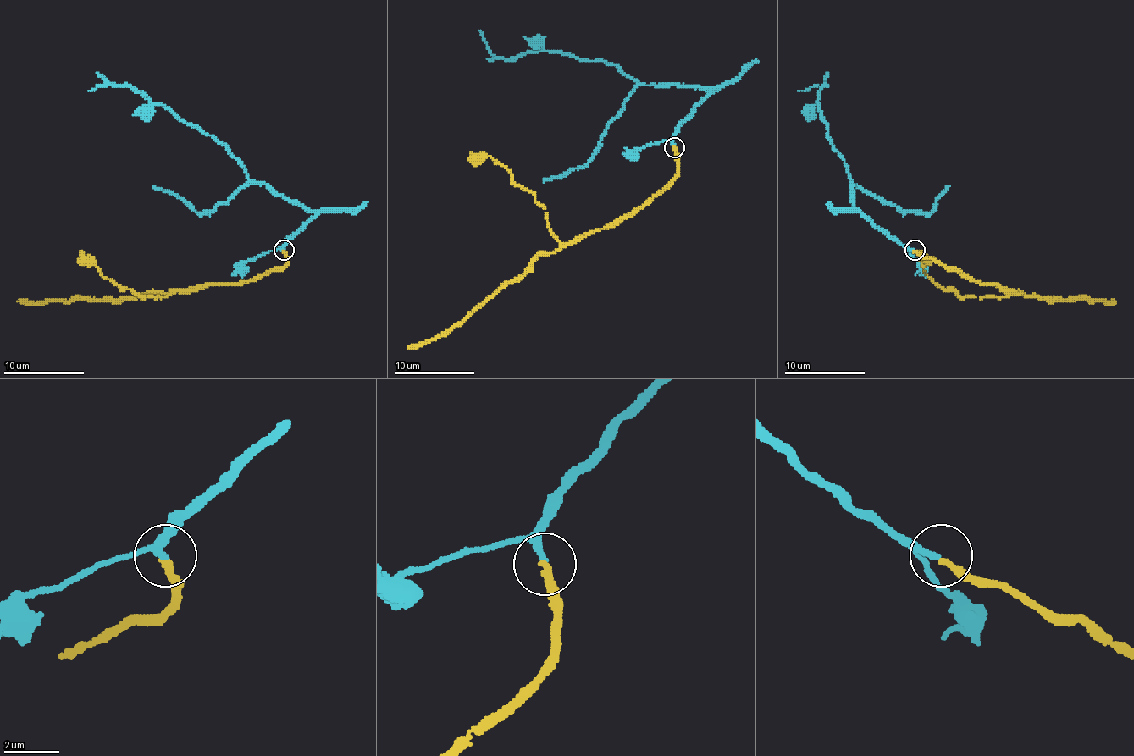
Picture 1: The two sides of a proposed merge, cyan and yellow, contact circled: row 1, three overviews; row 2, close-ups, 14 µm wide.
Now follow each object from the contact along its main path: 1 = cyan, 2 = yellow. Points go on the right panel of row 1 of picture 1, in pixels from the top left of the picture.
1: (915, 251), (898, 245), (856, 210), (848, 165), (832, 145), (818, 105), (818, 95), (826, 85), (798, 91)
2: (915, 251), (974, 281), (996, 285), (1000, 289), (1012, 289), (1048, 299), (1108, 303), (1115, 301)

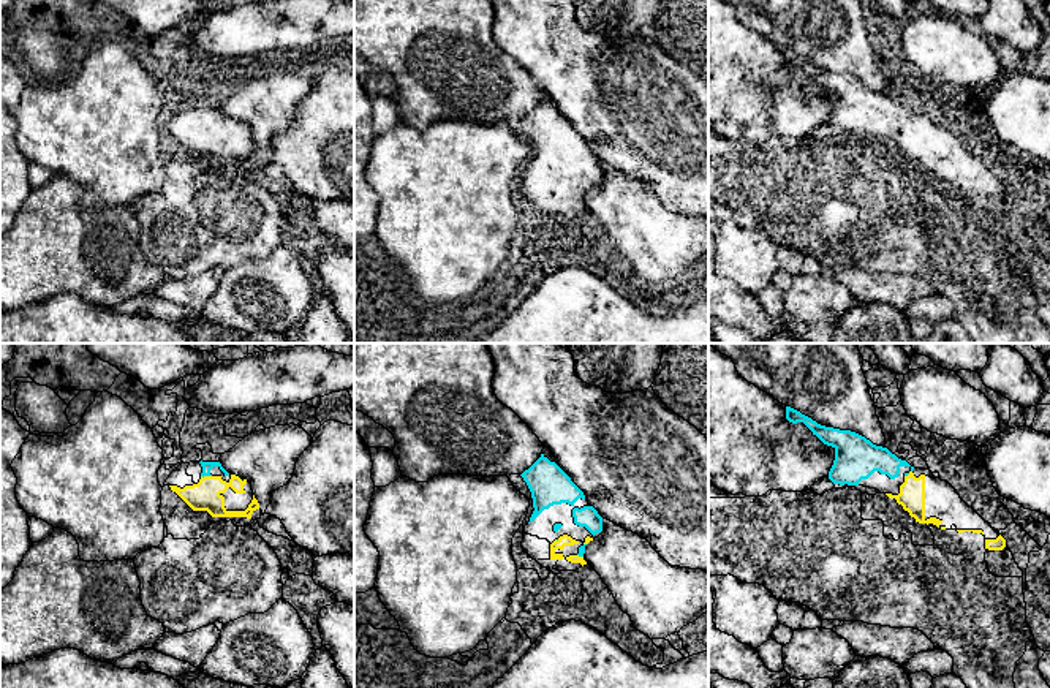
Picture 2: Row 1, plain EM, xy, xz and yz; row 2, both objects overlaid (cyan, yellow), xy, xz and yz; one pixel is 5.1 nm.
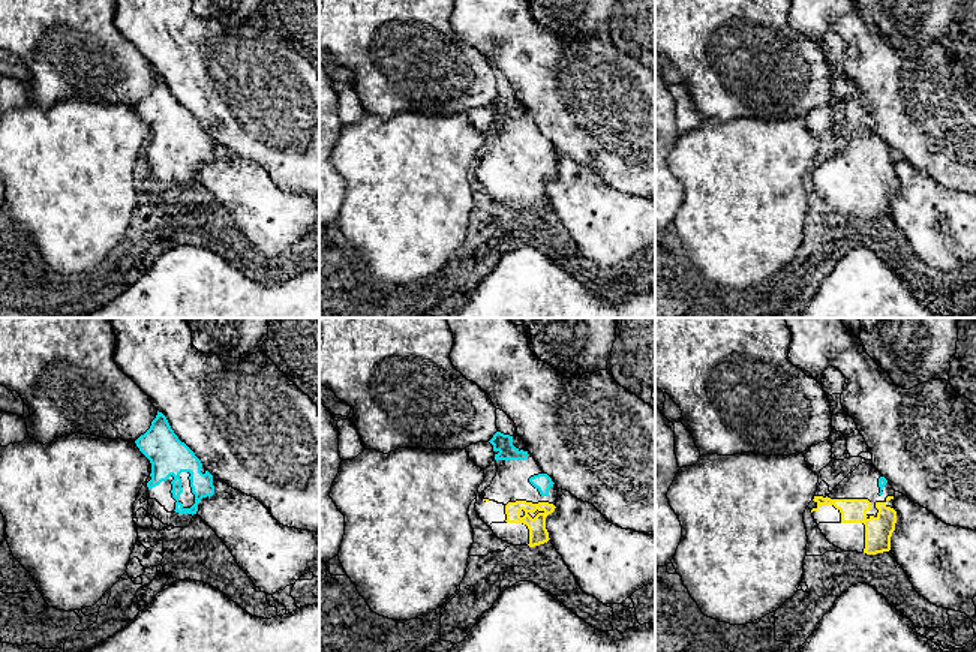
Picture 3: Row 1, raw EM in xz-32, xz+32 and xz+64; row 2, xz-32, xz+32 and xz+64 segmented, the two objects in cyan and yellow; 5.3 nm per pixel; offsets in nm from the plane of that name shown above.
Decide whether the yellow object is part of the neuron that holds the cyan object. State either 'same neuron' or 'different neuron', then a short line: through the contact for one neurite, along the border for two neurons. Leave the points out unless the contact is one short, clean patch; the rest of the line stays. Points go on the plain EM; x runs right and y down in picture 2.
same neuron | xy (206, 111), (206, 120), (204, 141)

